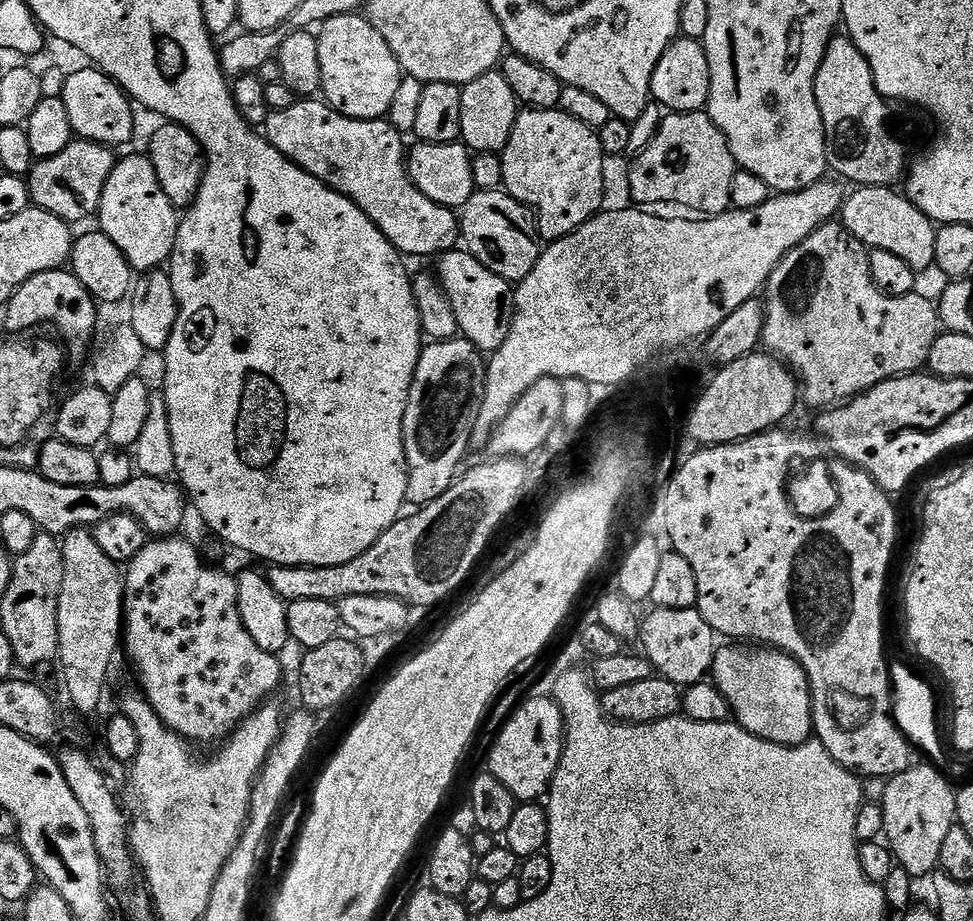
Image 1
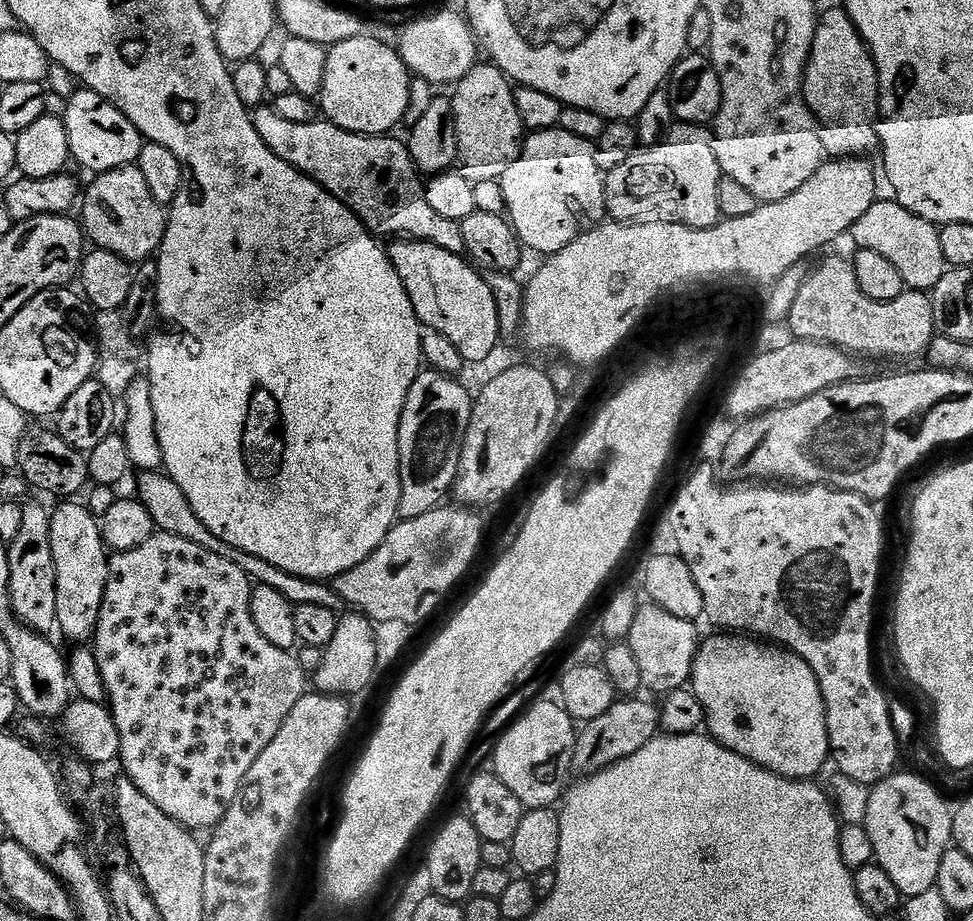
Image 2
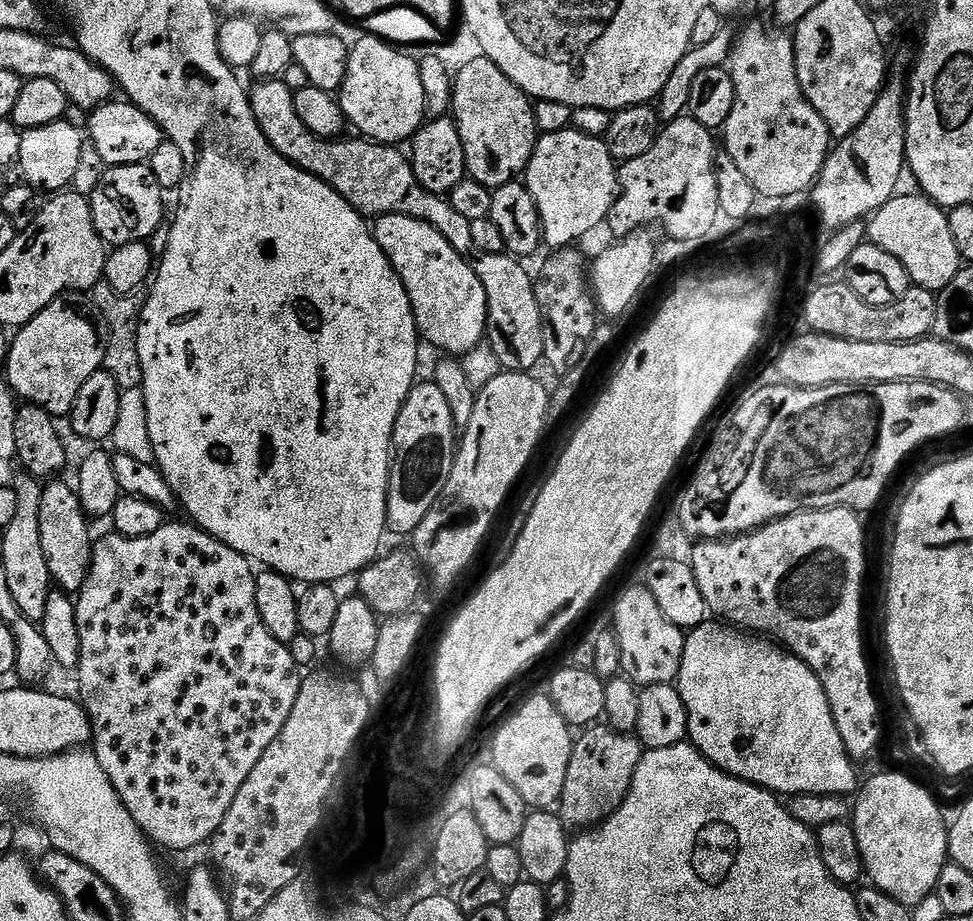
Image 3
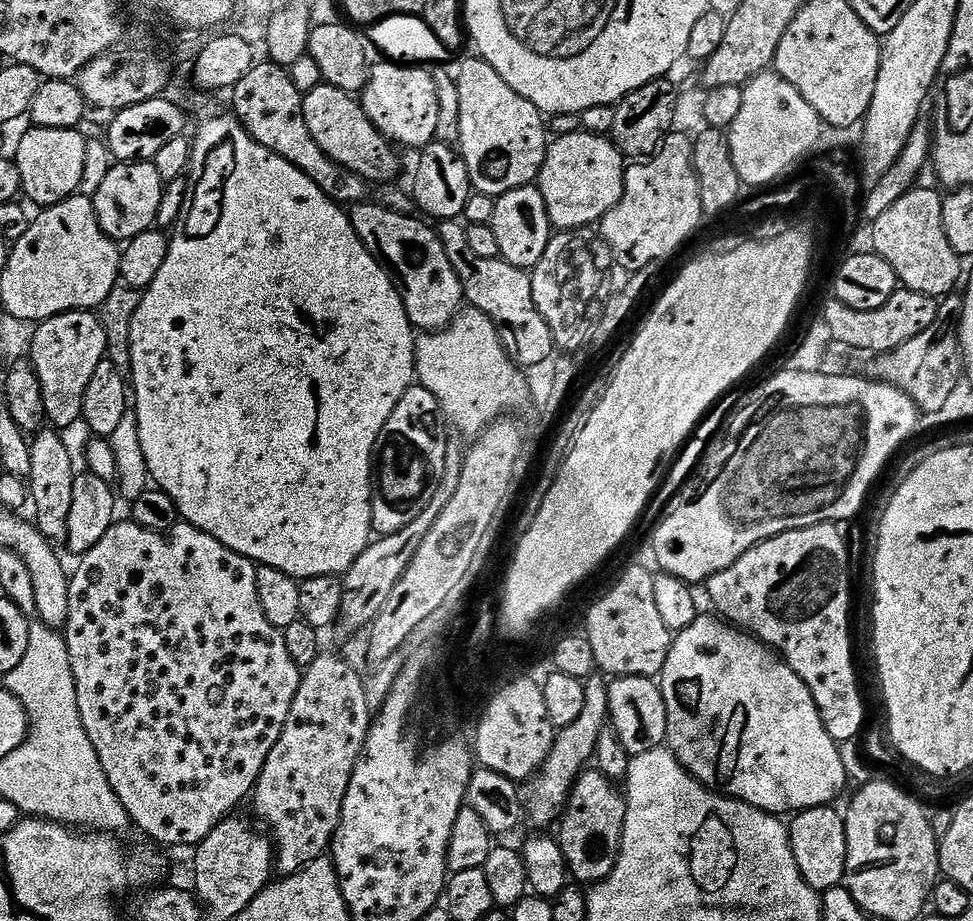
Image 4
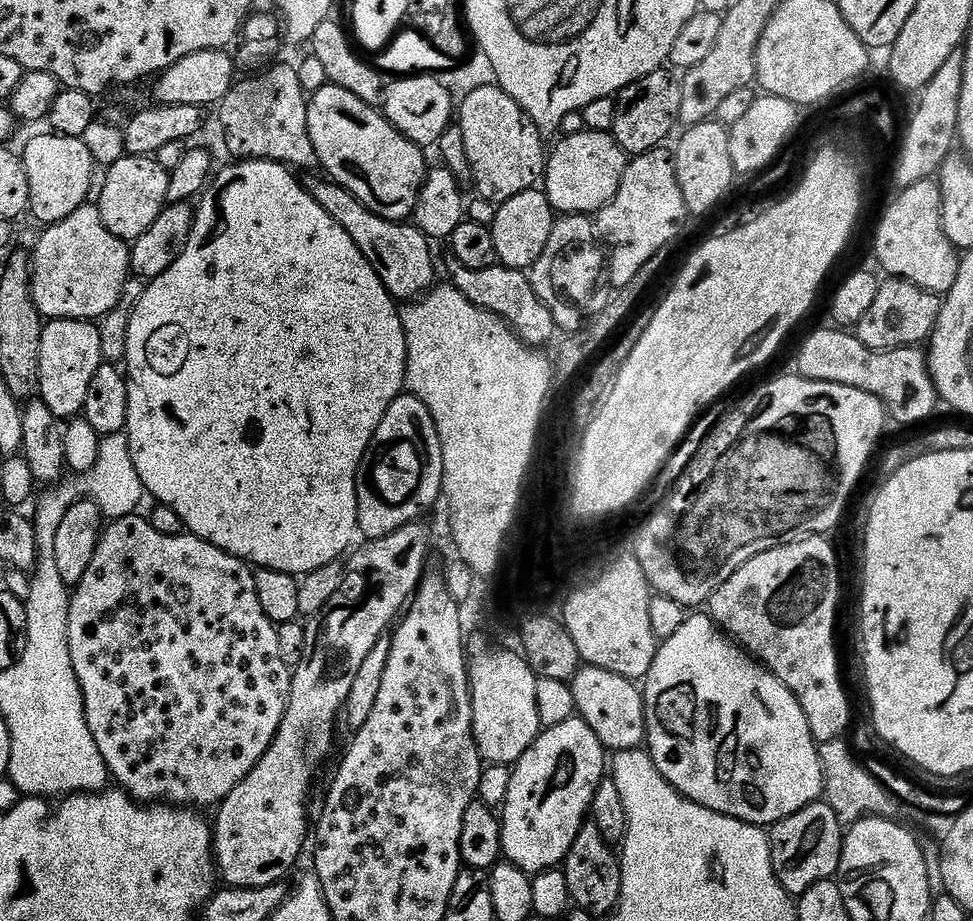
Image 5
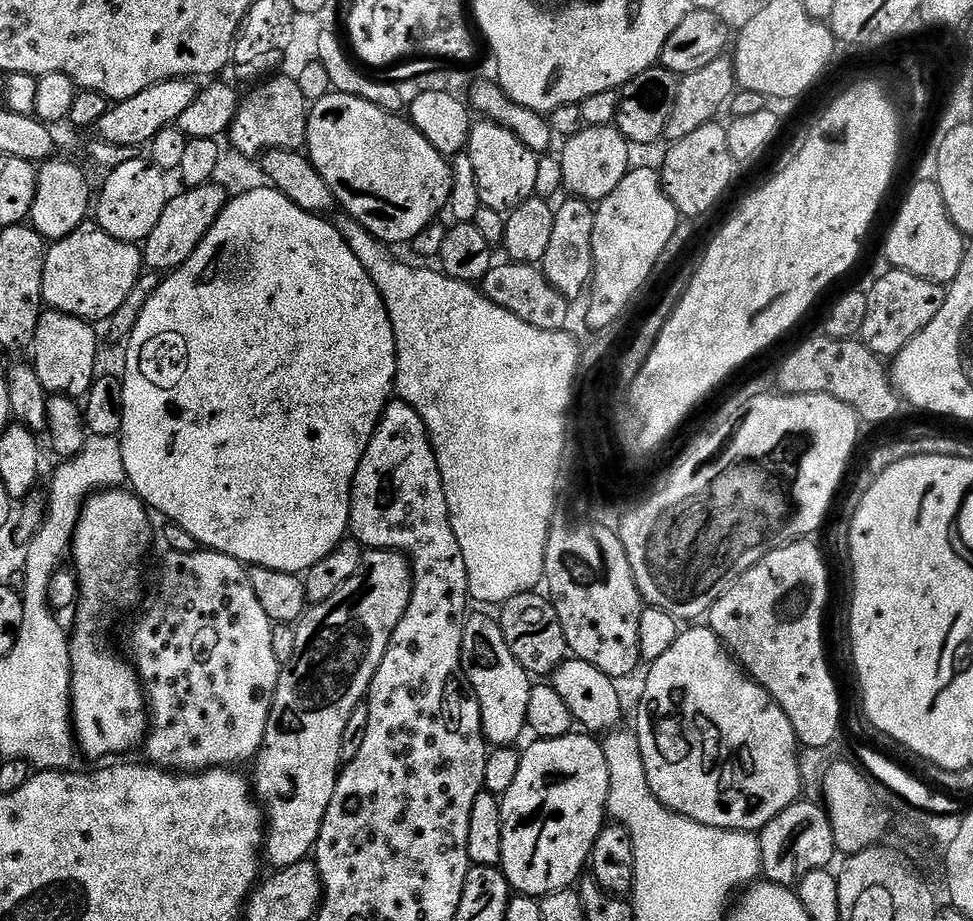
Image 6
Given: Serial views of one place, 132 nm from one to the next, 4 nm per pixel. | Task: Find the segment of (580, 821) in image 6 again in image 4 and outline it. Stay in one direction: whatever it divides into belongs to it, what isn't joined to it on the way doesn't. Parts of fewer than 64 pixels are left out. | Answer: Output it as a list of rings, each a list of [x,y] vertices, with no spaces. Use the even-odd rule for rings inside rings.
[[[593,674],[584,681],[586,706],[582,706],[582,714],[574,722],[570,722],[570,726],[557,731],[556,741],[552,744],[546,762],[532,777],[530,781],[532,797],[527,797],[526,812],[530,820],[532,816],[534,823],[548,824],[552,819],[553,823],[563,813],[564,806],[568,802],[568,794],[572,791],[572,783],[580,777],[581,772],[585,771],[587,764],[584,763],[595,757],[599,732],[609,723],[608,686],[609,681],[600,674]]]

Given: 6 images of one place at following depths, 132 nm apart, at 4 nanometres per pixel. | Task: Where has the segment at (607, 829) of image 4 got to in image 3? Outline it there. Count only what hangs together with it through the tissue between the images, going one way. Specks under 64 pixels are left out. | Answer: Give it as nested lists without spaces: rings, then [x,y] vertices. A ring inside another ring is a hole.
[[[589,726],[575,737],[570,766],[566,766],[566,786],[562,786],[558,815],[572,830],[591,830],[612,816],[628,797],[640,765],[642,745],[635,735],[600,727]]]

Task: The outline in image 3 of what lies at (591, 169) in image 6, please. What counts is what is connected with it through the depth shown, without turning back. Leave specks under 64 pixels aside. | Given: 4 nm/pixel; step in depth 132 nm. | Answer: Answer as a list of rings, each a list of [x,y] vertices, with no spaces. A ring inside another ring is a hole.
[[[575,129],[543,134],[526,169],[526,185],[533,196],[543,228],[543,243],[559,250],[575,245],[587,232],[607,221],[618,195],[618,164],[599,136],[587,136]]]

